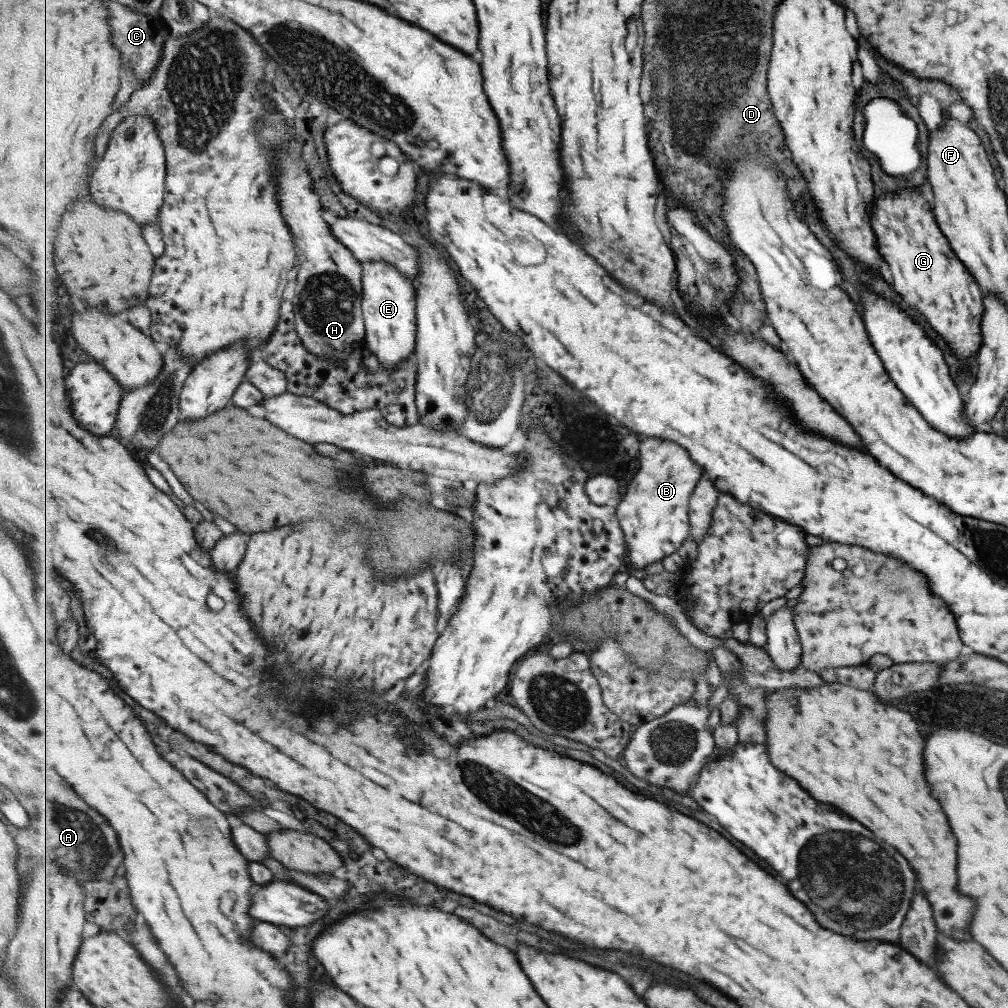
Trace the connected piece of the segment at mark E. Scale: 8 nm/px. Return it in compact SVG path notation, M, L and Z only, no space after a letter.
M362 261L363 264L363 286L364 298L362 302L364 316L366 317L366 338L367 347L371 349L385 367L399 367L405 359L412 358L416 353L417 346L417 292L413 281L403 272L398 272L397 266L387 261Z

